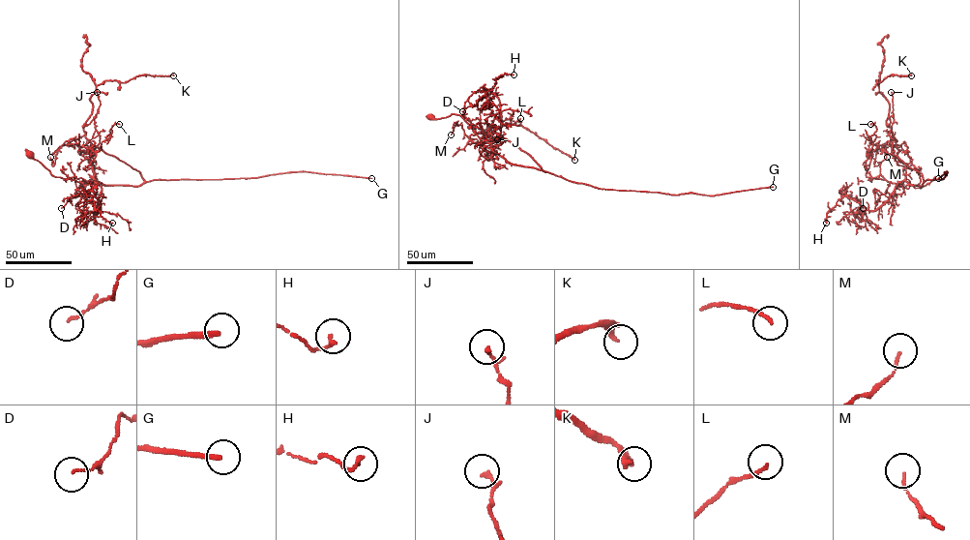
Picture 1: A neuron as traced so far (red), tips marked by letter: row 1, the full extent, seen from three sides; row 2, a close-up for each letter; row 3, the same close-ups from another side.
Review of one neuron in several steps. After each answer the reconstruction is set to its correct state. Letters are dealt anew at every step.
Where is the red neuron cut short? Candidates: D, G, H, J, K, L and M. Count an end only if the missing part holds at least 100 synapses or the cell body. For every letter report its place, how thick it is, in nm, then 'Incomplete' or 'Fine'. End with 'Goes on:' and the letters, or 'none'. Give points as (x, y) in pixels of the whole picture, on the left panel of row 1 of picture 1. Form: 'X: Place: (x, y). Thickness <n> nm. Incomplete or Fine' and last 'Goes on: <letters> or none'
D: Place: (61, 208). Thickness 90 nm. Fine
G: Place: (371, 178). Thickness 220 nm. Incomplete
H: Place: (112, 223). Thickness 160 nm. Fine
J: Place: (97, 92). Thickness 180 nm. Fine
K: Place: (173, 75). Thickness 280 nm. Fine
L: Place: (119, 124). Thickness 140 nm. Fine
M: Place: (50, 157). Thickness 100 nm. Fine
Goes on: G

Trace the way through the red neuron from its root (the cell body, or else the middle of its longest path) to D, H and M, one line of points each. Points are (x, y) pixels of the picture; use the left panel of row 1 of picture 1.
D: (29, 154), (55, 176), (101, 188), (100, 210), (99, 200), (82, 190), (61, 208)
H: (29, 154), (55, 176), (97, 183), (102, 189), (100, 210), (99, 200), (91, 196), (95, 208), (112, 223)
M: (29, 154), (55, 176), (82, 184), (93, 181), (90, 152), (83, 146), (66, 141), (53, 165), (50, 157)

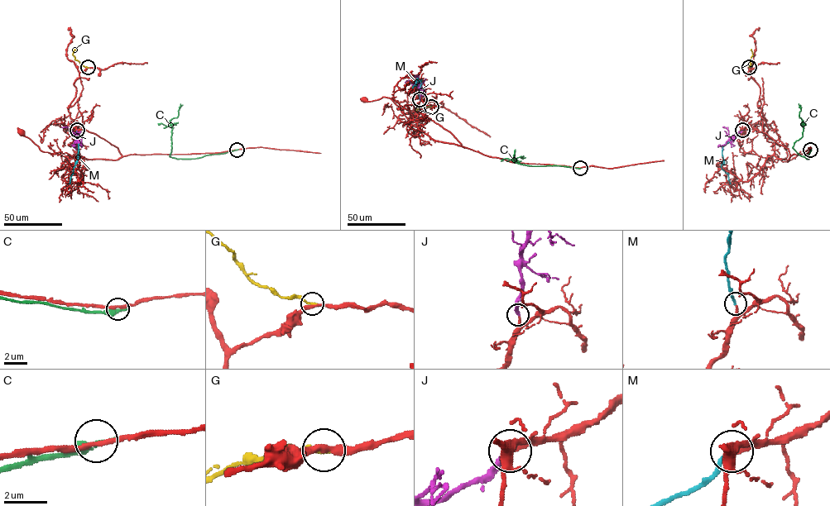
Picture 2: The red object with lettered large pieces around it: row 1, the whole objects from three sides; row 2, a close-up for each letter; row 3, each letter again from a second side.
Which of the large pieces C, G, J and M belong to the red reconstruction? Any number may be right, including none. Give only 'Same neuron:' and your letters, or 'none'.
Same neuron: J

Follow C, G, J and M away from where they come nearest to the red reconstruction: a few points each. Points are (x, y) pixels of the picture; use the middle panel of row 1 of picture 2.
C: (580, 168), (529, 166), (513, 161), (515, 150), (515, 160), (512, 159), (523, 156)
G: (430, 106), (421, 106), (415, 110), (419, 107)
J: (419, 99), (421, 88), (408, 80), (405, 83)
M: (419, 99), (421, 79), (418, 78), (411, 88)

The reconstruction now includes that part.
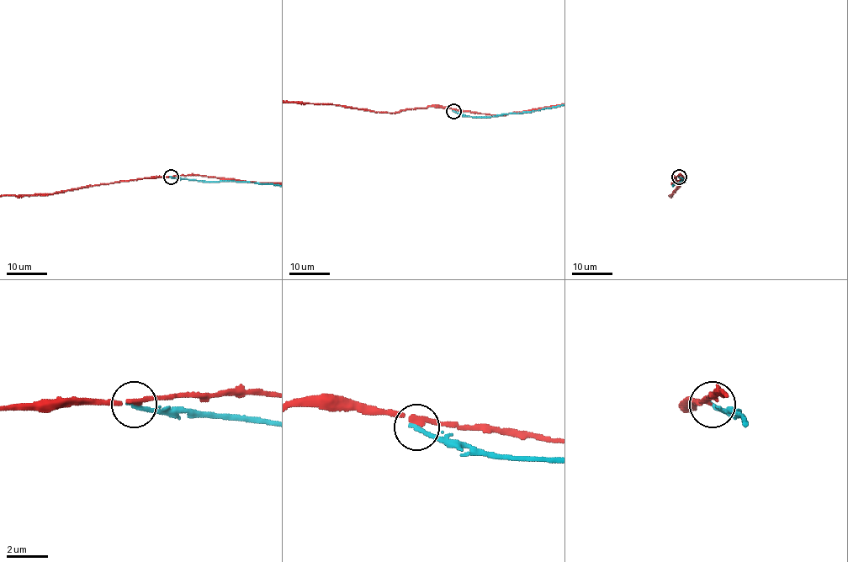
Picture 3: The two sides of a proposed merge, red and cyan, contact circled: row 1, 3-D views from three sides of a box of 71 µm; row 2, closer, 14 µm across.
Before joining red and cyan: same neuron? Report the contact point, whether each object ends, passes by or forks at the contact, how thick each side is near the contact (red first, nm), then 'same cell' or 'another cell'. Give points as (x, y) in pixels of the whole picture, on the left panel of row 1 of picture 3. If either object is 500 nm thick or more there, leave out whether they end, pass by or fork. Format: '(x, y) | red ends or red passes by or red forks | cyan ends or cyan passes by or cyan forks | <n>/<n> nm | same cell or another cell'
(171, 177) | red passes by | cyan ends | 220/200 nm | another cell

